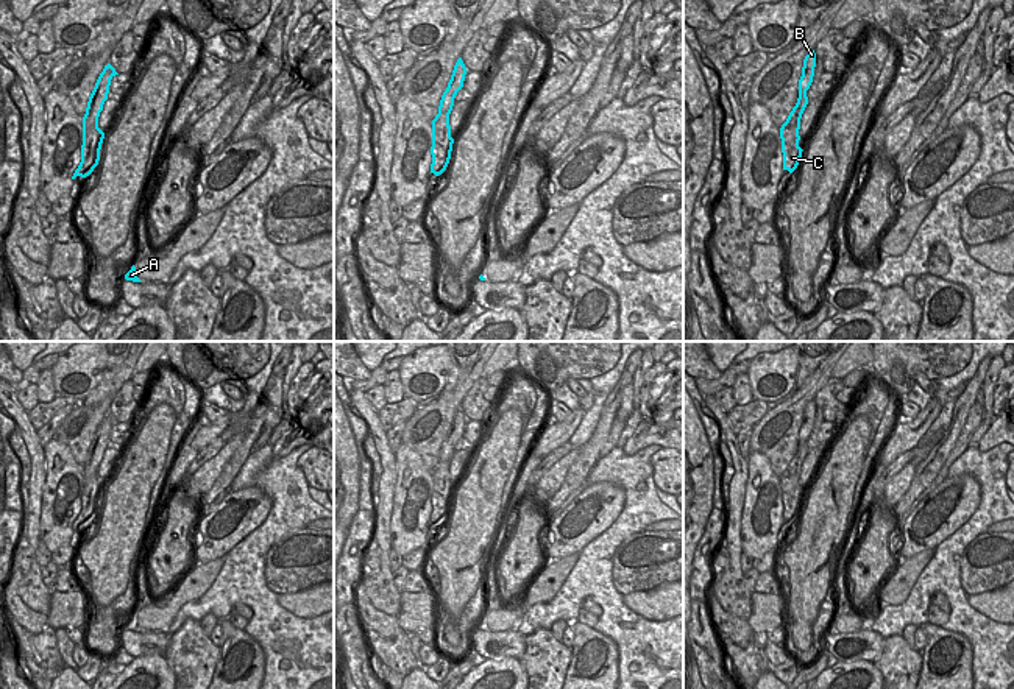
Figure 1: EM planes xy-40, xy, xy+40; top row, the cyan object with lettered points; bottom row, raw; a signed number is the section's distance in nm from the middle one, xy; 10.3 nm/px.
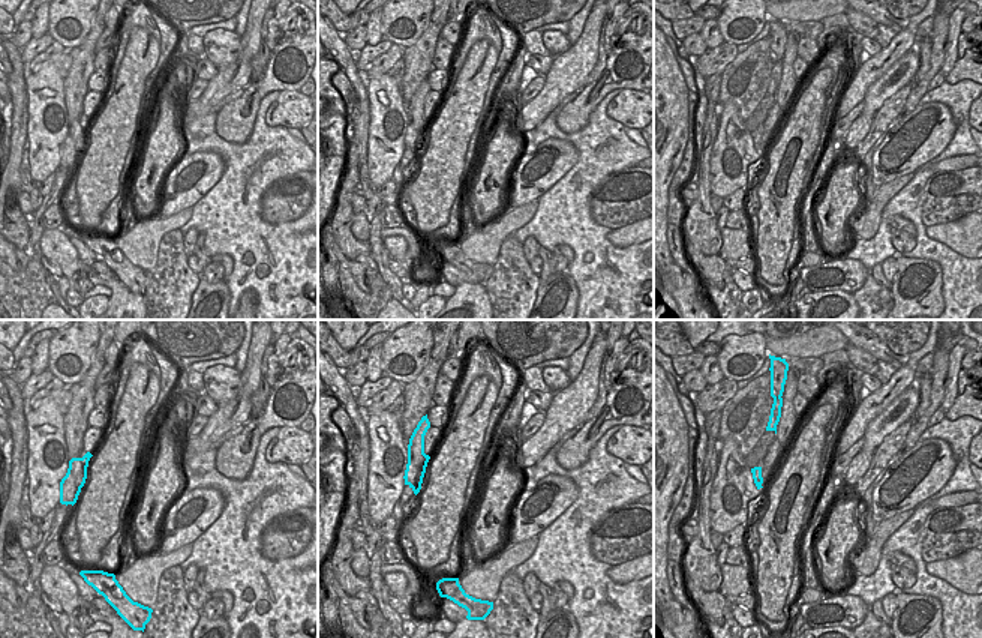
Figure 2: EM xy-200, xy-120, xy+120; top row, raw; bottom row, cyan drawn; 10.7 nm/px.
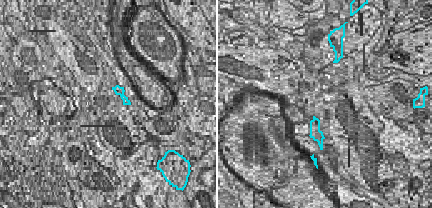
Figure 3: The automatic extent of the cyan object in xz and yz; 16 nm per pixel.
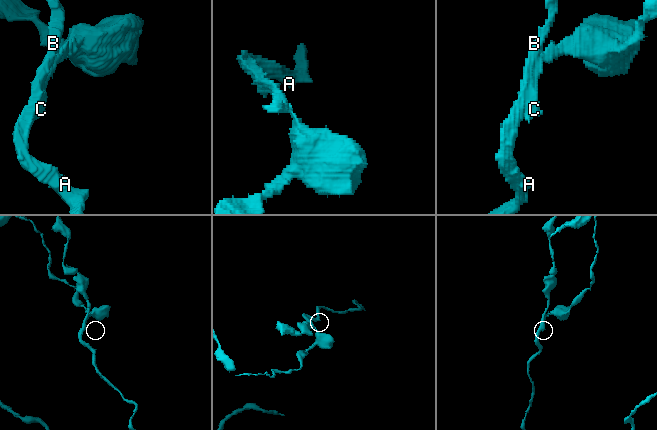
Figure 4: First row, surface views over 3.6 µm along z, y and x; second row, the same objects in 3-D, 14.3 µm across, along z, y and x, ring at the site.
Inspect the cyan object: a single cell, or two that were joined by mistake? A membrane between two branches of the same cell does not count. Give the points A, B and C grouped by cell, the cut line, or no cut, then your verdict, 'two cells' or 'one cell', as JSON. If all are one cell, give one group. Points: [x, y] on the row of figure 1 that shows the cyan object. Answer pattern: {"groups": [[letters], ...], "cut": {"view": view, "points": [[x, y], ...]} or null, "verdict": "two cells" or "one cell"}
{"groups": [["A", "C"], ["B"]], "cut": {"view": "xy-40", "points": [[106, 94], [91, 97]]}, "verdict": "two cells"}

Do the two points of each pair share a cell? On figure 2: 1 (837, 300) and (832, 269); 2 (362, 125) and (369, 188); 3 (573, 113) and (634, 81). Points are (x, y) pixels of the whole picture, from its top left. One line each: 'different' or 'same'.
1: different
2: different
3: same

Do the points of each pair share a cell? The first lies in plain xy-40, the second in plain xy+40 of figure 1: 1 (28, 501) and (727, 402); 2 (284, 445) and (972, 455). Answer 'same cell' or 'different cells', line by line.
1: different cells
2: different cells

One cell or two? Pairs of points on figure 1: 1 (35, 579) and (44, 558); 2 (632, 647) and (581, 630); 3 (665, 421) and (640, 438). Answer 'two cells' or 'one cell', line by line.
1: two cells
2: two cells
3: one cell

